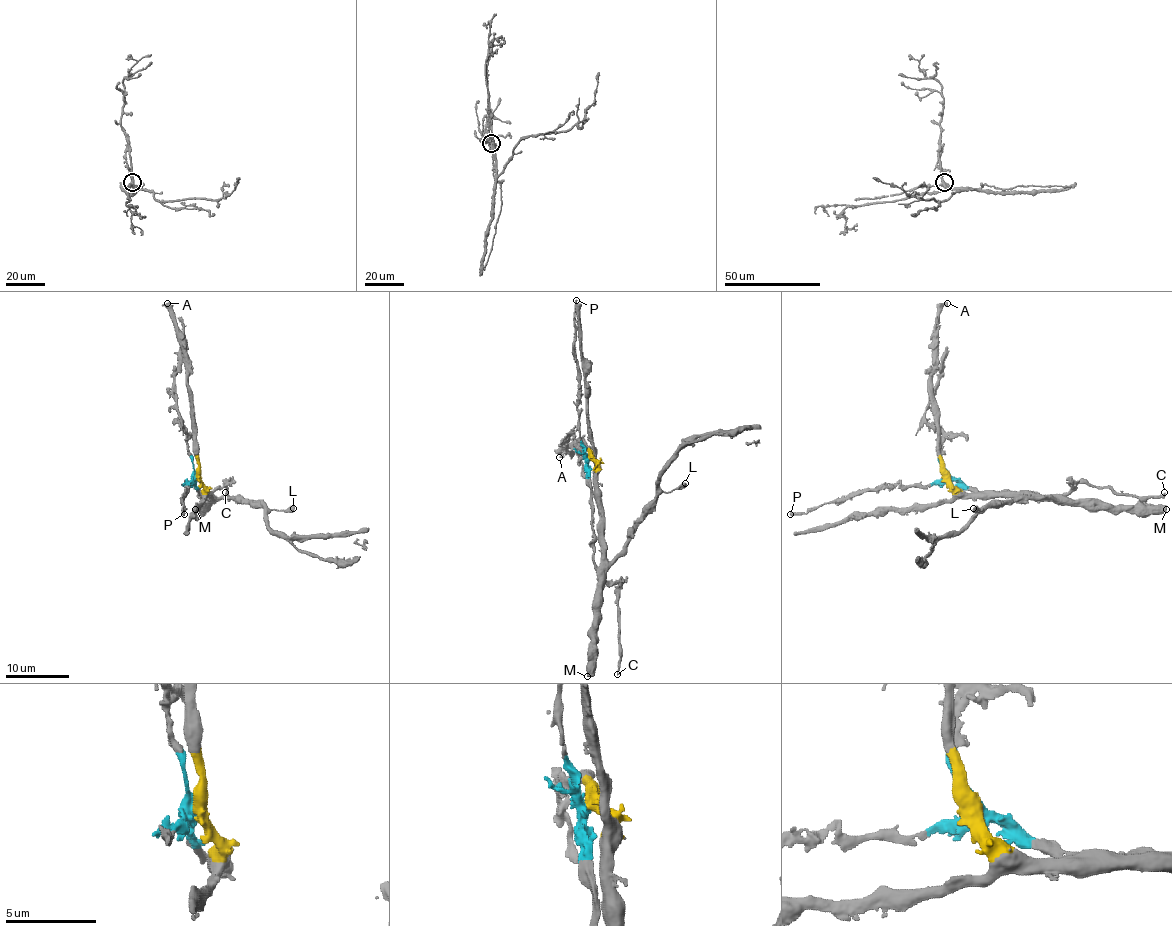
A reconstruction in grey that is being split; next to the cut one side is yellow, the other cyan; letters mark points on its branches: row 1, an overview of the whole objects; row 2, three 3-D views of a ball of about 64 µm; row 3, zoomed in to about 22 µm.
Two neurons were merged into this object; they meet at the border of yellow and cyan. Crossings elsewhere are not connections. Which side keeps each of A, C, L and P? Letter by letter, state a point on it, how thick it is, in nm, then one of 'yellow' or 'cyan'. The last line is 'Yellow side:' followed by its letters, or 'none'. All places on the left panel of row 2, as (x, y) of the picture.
A: (167, 303) | 360 nm | yellow
C: (225, 492) | 300 nm | cyan
L: (293, 508) | 600 nm | yellow
P: (184, 514) | 280 nm | cyan
Yellow side: A, L

